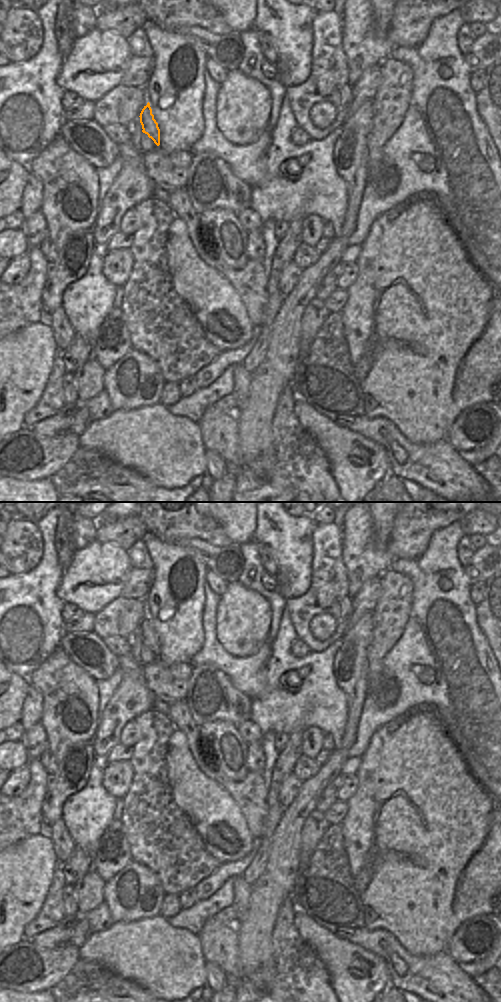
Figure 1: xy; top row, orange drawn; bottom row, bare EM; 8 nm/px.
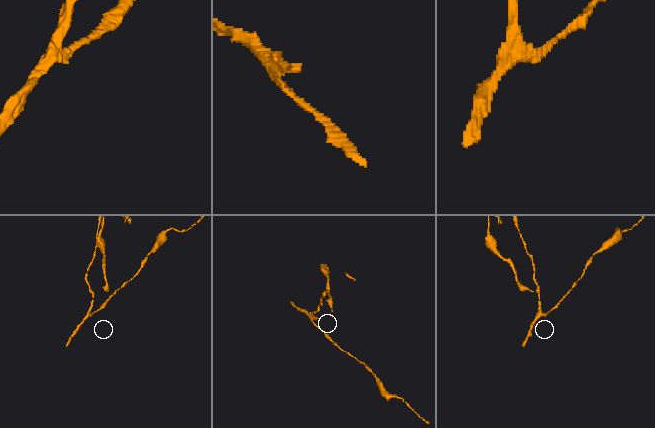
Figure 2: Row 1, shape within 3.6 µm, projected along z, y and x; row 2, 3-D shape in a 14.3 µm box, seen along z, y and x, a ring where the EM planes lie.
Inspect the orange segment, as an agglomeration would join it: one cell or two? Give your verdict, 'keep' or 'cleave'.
cleave

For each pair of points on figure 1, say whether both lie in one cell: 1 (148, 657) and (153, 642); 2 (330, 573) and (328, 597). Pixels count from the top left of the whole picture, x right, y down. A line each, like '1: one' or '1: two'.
1: one
2: one

